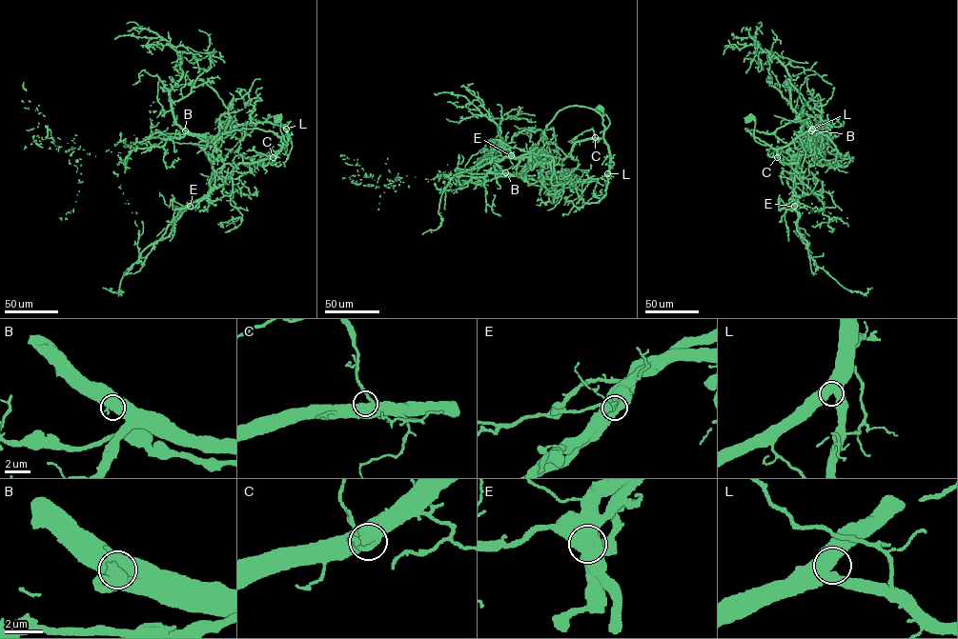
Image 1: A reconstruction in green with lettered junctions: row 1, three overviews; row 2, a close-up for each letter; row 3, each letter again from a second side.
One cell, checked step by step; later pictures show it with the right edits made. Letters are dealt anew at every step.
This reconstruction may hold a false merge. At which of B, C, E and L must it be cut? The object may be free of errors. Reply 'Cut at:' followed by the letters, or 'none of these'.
Cut at: E

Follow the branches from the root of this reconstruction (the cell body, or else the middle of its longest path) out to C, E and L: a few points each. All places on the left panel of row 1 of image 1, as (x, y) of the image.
C: (278, 119), (281, 119), (280, 131), (287, 145), (273, 157)
E: (278, 119), (281, 119), (280, 131), (287, 145), (272, 156), (251, 164), (239, 163), (222, 184), (190, 206)
L: (278, 119), (281, 119), (280, 131), (287, 144), (281, 149), (287, 142), (286, 129)

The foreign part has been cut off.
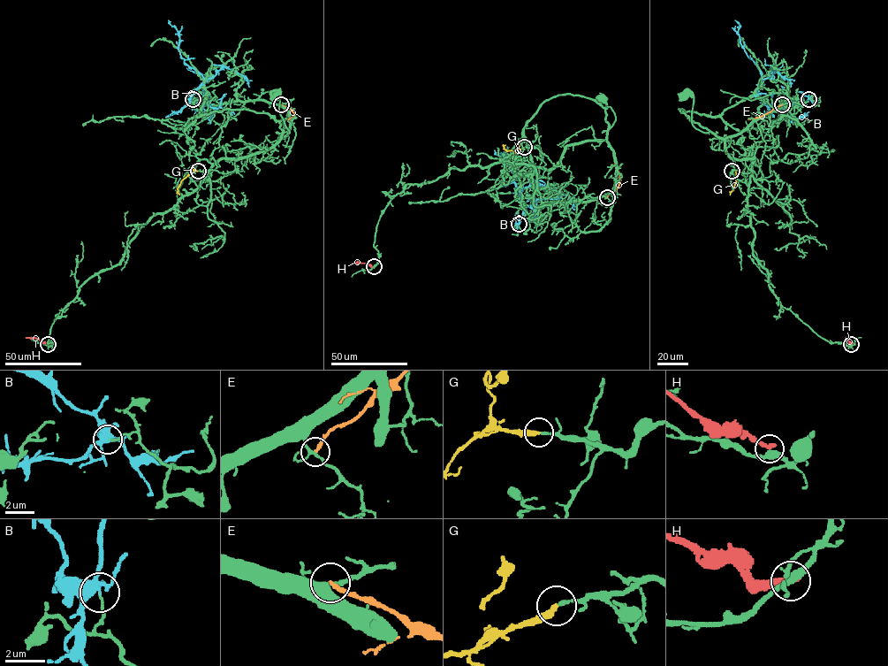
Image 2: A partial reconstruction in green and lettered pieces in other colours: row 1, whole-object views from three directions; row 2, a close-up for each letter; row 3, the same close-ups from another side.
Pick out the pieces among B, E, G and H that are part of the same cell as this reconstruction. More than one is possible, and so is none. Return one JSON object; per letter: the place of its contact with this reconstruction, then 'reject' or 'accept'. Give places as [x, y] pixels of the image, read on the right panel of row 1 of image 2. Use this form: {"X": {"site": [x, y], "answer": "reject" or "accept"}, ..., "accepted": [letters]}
{"B": {"site": [808, 99], "answer": "reject"}, "E": {"site": [782, 104], "answer": "reject"}, "G": {"site": [732, 171], "answer": "accept"}, "H": {"site": [851, 344], "answer": "reject"}, "accepted": ["G"]}

